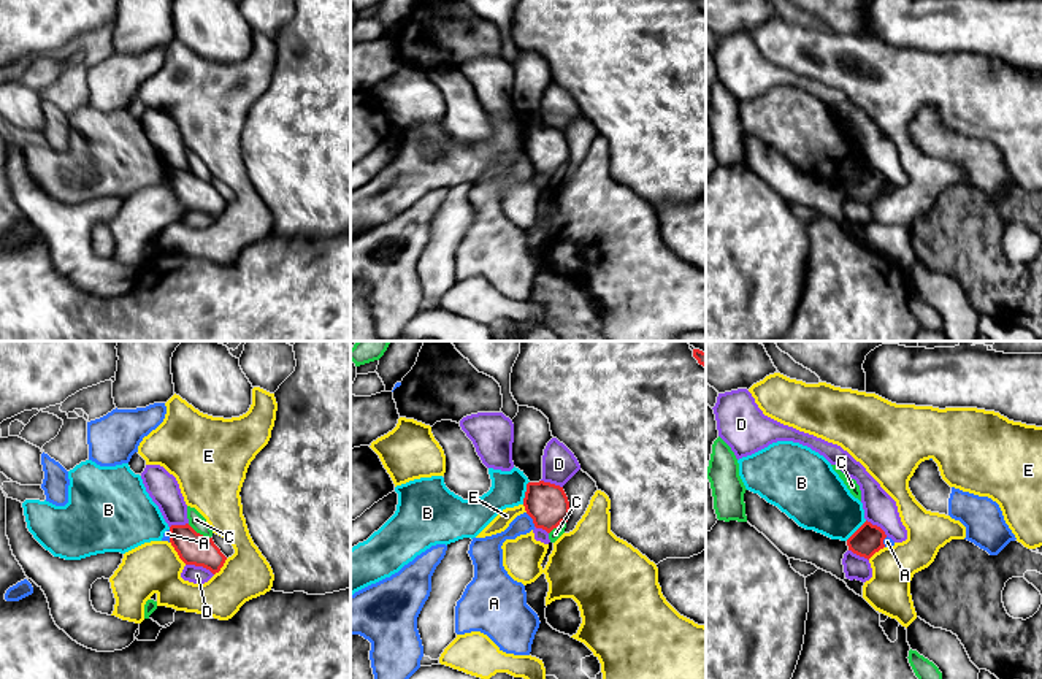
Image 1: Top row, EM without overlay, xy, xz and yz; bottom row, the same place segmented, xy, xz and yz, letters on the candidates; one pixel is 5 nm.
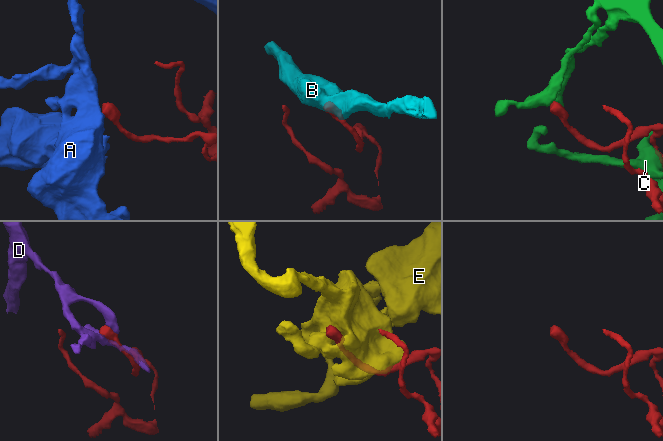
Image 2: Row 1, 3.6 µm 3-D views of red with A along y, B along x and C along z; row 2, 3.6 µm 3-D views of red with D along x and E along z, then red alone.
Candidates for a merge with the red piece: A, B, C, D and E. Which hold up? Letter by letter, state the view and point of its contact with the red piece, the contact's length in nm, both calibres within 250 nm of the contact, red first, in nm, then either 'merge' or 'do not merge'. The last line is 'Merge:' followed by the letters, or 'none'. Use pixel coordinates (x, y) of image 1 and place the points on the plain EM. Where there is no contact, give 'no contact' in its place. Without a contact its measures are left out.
A: contact xz (532, 162); length 90 nm; calibres 220 and 100 nm; do not merge
B: contact xz (525, 137); length 120 nm; calibres 220 and 180 nm; do not merge
C: contact xy (199, 178); length 140 nm; calibres 160 and 80 nm; do not merge
D: contact xy (200, 210); length 160 nm; calibres 160 and 90 nm; do not merge
E: contact xy (176, 195); length 150 nm; calibres 160 and 260 nm; do not merge
Merge: none

